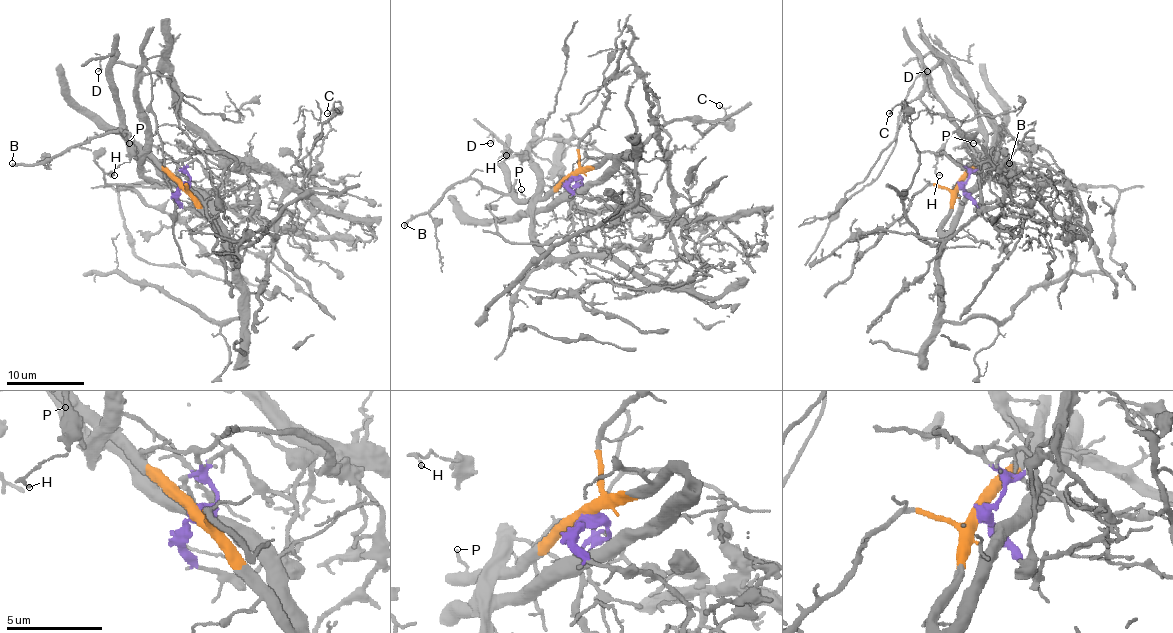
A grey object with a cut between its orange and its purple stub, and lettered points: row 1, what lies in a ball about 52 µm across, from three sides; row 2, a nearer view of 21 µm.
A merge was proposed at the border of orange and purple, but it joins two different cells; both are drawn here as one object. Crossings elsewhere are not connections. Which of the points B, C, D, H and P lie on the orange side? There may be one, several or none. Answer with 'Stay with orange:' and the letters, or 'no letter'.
Stay with orange: B, C, D, H, P

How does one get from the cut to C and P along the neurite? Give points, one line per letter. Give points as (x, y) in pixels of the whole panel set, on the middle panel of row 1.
C: (574, 175), (609, 158), (630, 158), (667, 123), (692, 119), (702, 134), (725, 119), (719, 105)
P: (574, 175), (566, 175), (543, 197), (527, 199), (521, 189)

